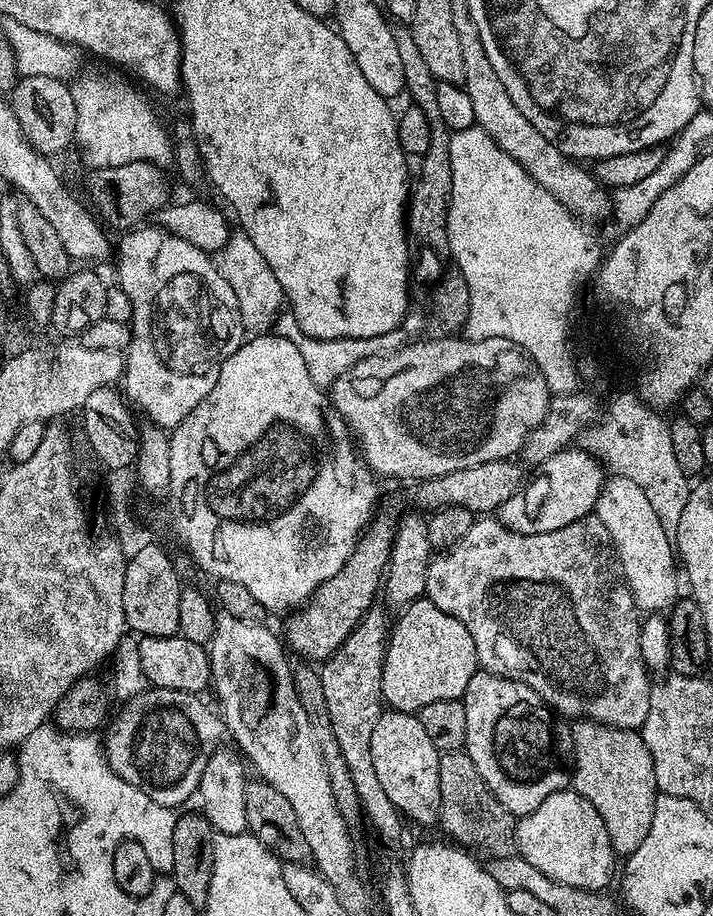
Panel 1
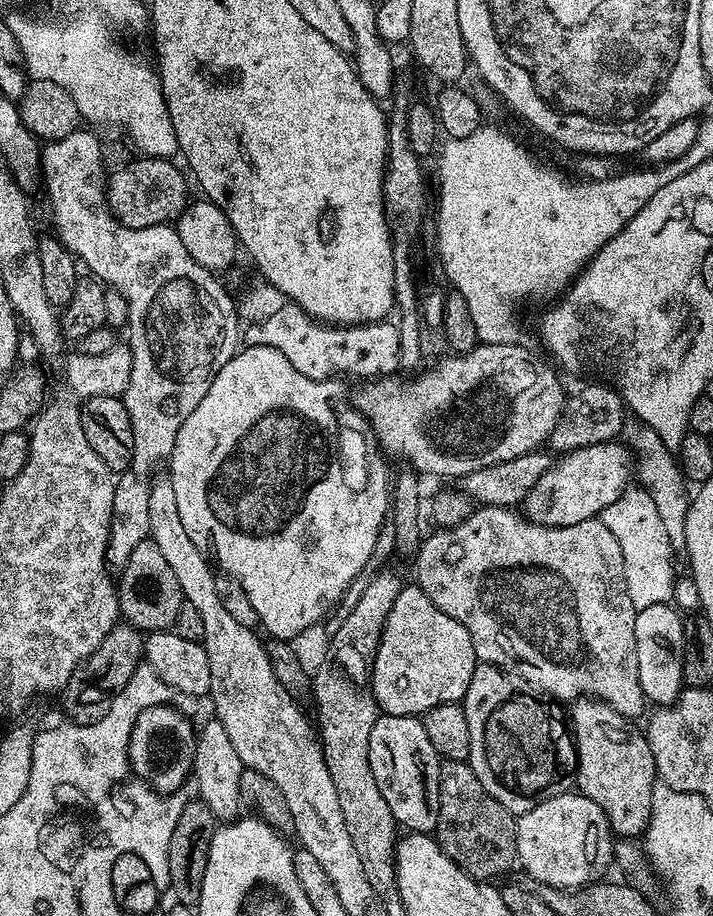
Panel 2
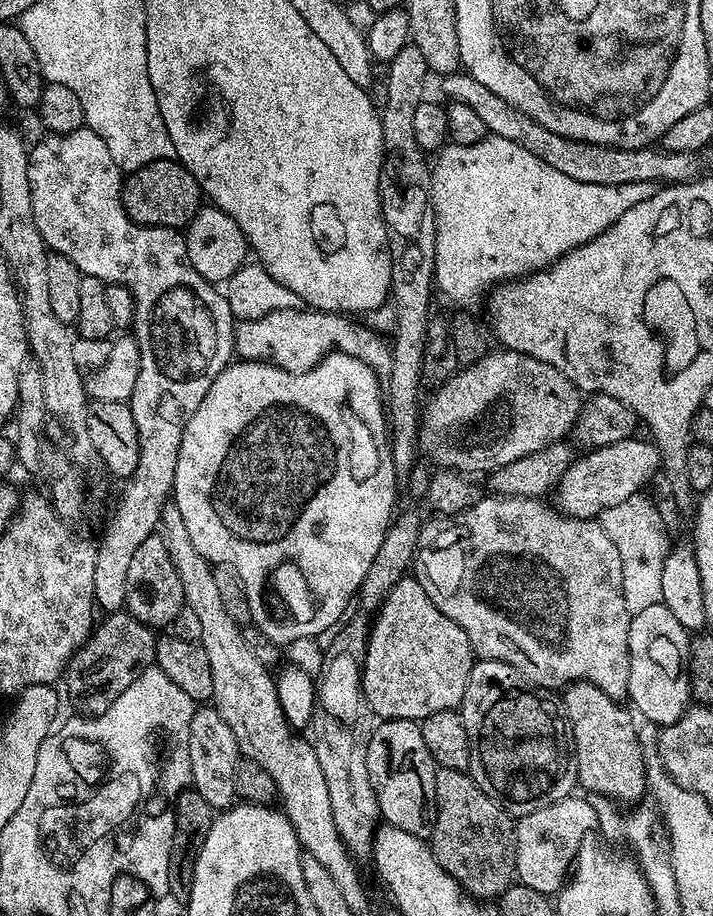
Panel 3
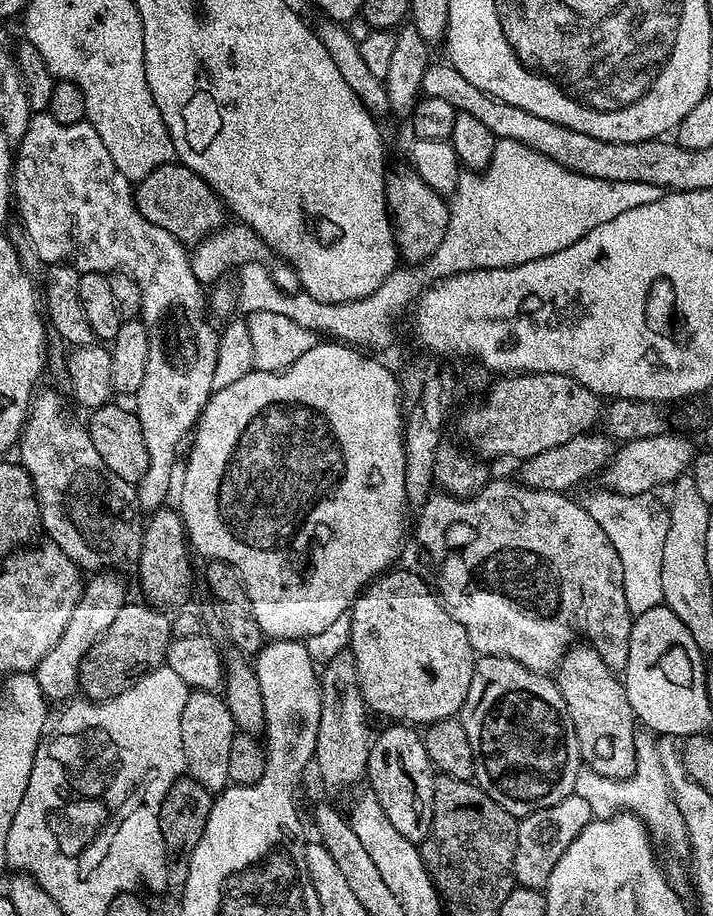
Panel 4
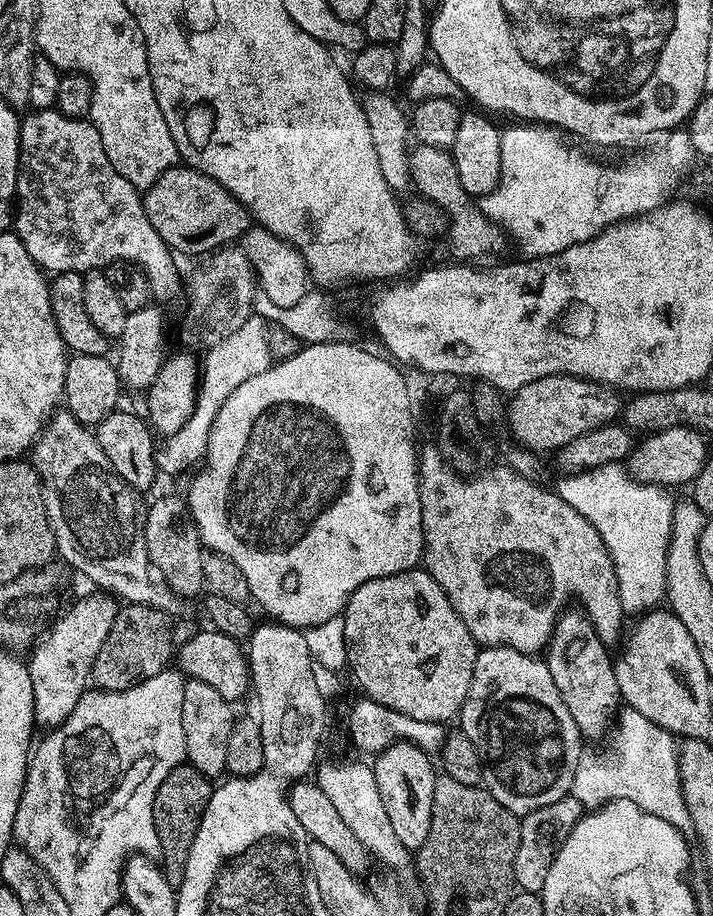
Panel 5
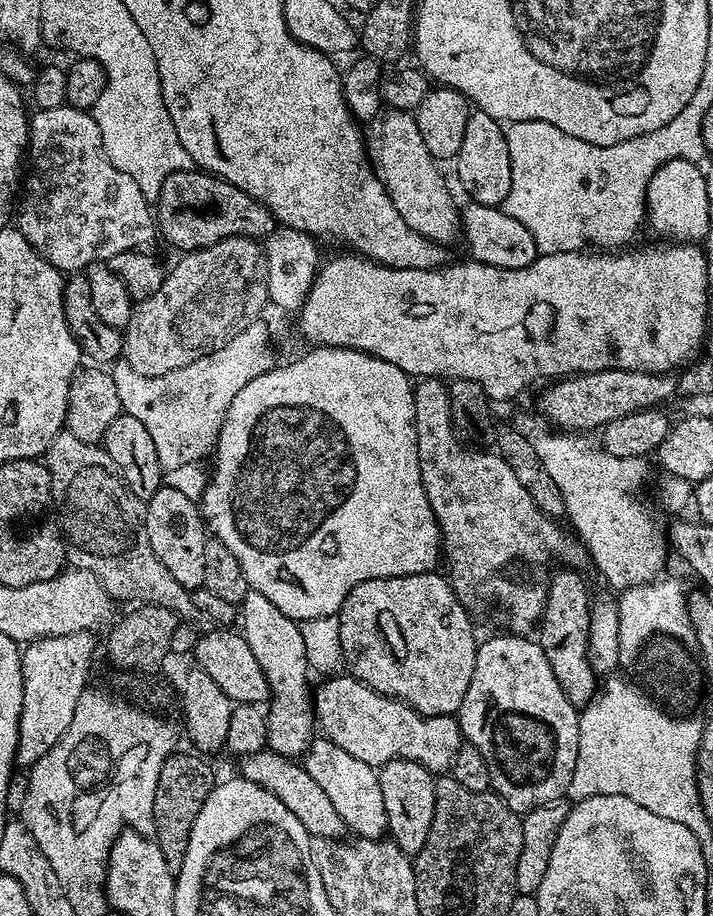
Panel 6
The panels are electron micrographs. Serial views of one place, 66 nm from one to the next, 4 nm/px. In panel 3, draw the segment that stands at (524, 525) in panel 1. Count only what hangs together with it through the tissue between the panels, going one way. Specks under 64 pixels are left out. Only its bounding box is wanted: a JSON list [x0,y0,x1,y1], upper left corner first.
[554,438,662,520]

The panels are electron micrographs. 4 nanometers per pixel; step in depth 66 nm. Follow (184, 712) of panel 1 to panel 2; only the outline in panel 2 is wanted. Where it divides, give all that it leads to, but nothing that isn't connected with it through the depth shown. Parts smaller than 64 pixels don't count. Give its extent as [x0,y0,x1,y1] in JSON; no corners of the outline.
[128,704,198,794]

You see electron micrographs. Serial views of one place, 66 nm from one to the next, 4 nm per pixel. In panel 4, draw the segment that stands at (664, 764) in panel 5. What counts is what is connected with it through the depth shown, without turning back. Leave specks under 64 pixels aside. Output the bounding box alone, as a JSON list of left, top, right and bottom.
[574,734,689,857]

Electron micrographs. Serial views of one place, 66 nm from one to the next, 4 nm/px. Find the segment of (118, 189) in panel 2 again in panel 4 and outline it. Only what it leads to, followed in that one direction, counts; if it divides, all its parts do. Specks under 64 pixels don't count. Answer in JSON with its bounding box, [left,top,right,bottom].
[134,162,226,246]

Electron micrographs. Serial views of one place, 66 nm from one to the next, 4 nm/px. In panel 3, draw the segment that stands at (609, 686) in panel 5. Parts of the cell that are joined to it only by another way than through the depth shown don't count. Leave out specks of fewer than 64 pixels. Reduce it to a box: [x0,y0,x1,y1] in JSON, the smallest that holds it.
[562,680,649,806]

